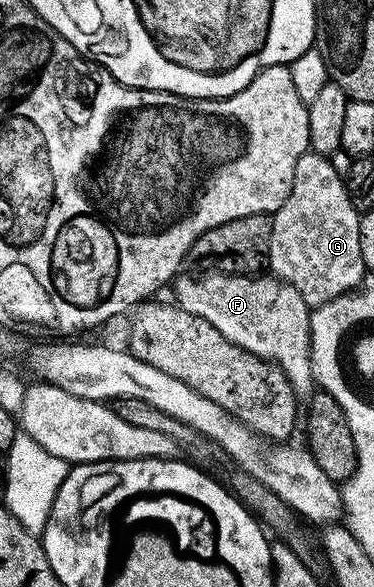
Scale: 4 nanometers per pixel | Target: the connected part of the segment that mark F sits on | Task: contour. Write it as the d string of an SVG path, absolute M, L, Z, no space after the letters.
M182 273L173 280L177 306L189 315L208 321L208 325L219 331L232 346L244 349L255 360L280 368L290 380L295 396L306 397L315 390L310 360L312 308L292 285L266 273L255 276L221 273L190 275Z

